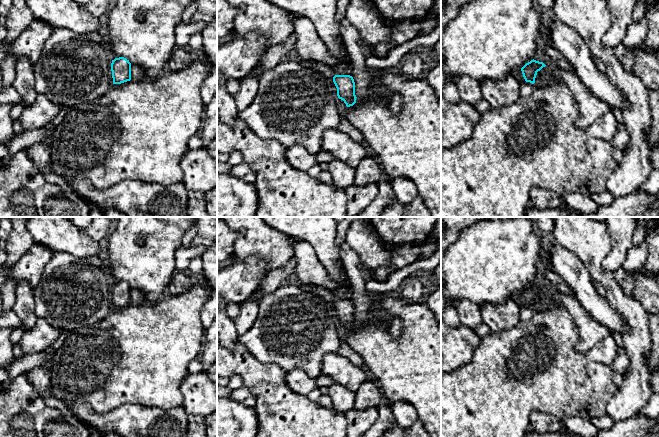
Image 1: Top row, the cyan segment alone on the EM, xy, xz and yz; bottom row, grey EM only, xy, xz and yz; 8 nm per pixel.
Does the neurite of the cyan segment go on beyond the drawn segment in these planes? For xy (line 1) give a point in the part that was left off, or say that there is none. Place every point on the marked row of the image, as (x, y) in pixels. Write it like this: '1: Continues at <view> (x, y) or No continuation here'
1: No continuation here

